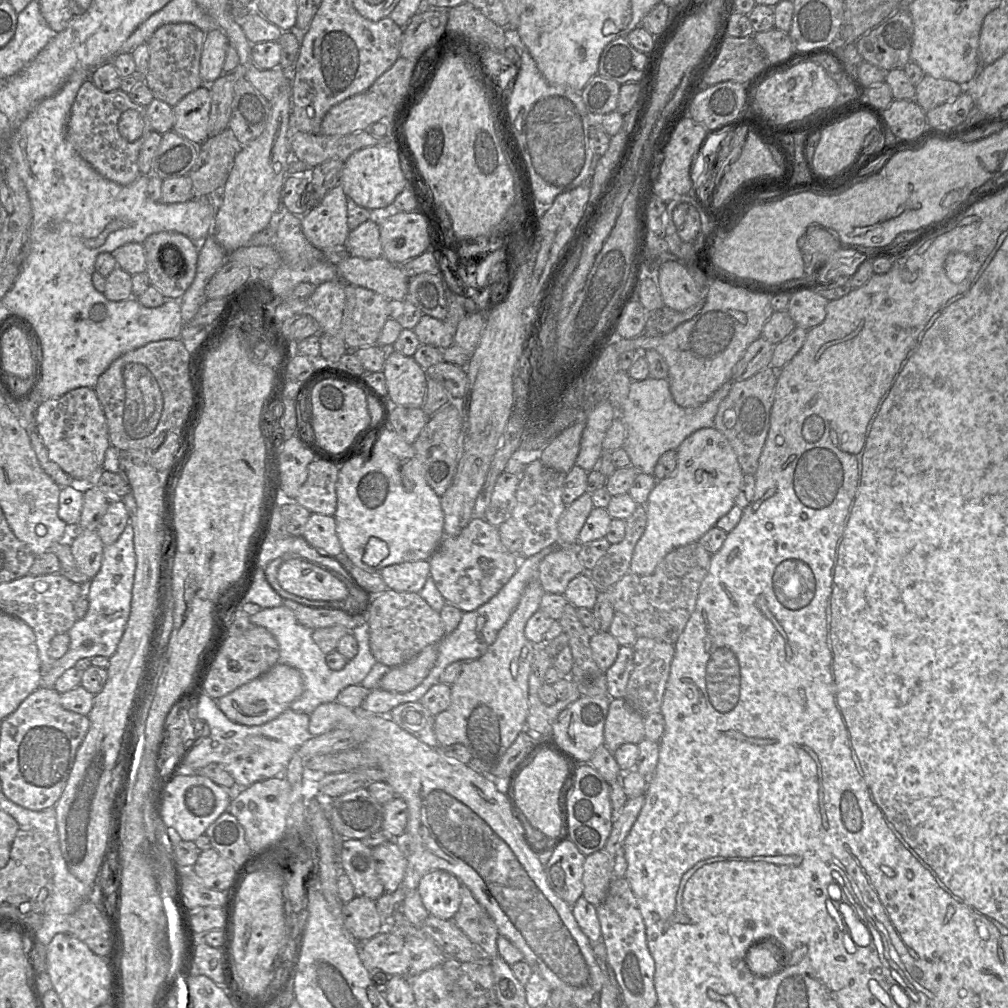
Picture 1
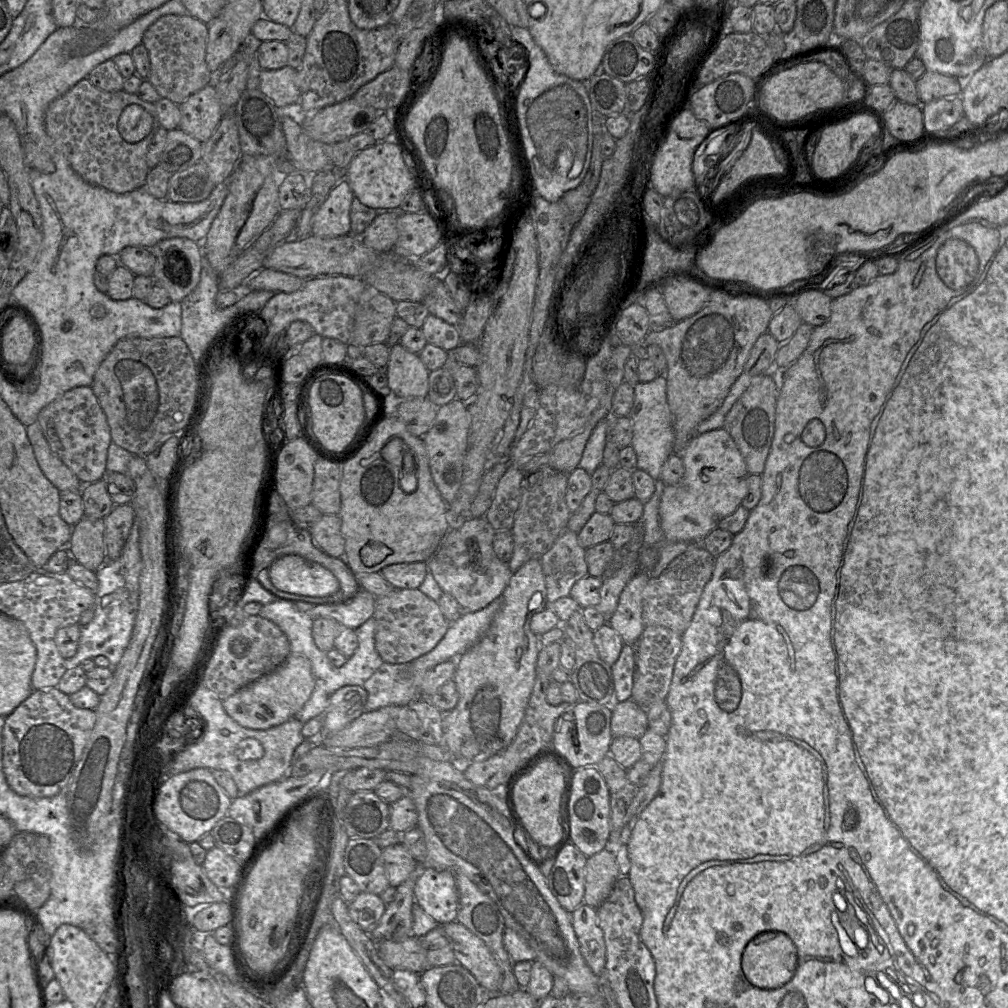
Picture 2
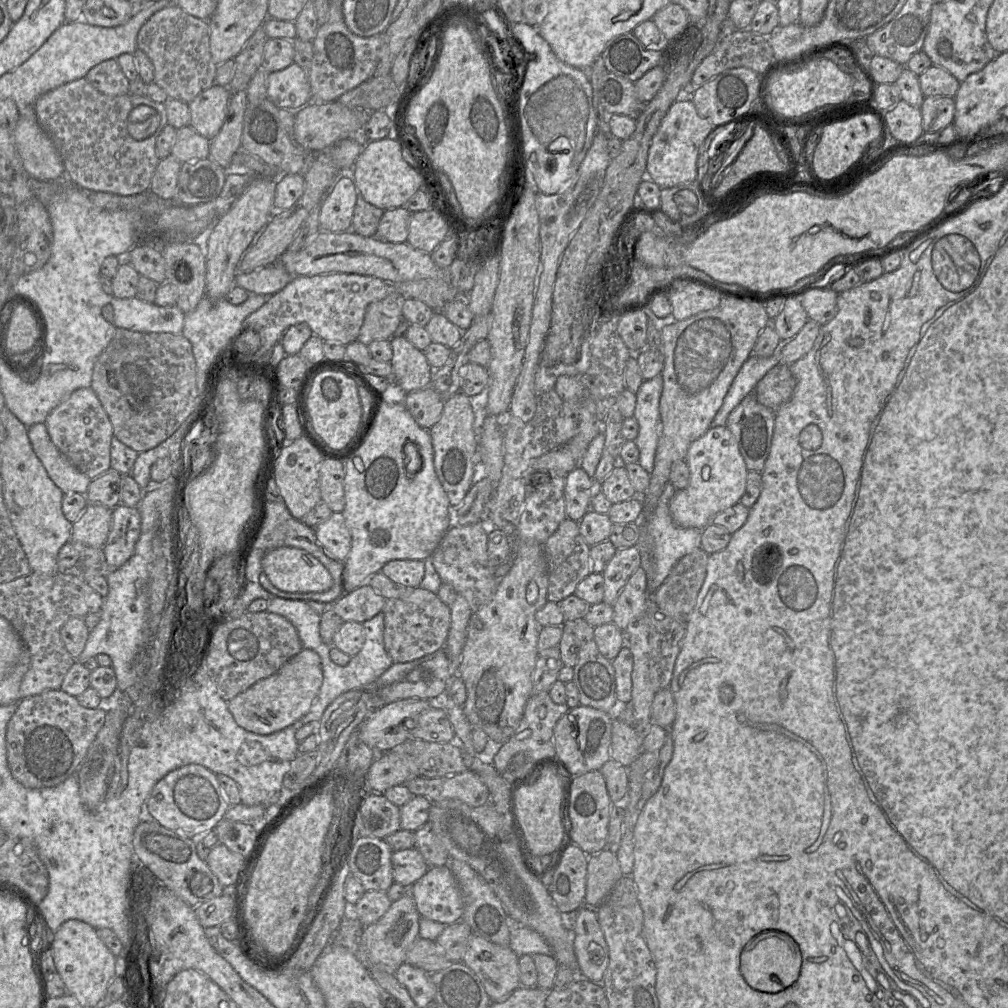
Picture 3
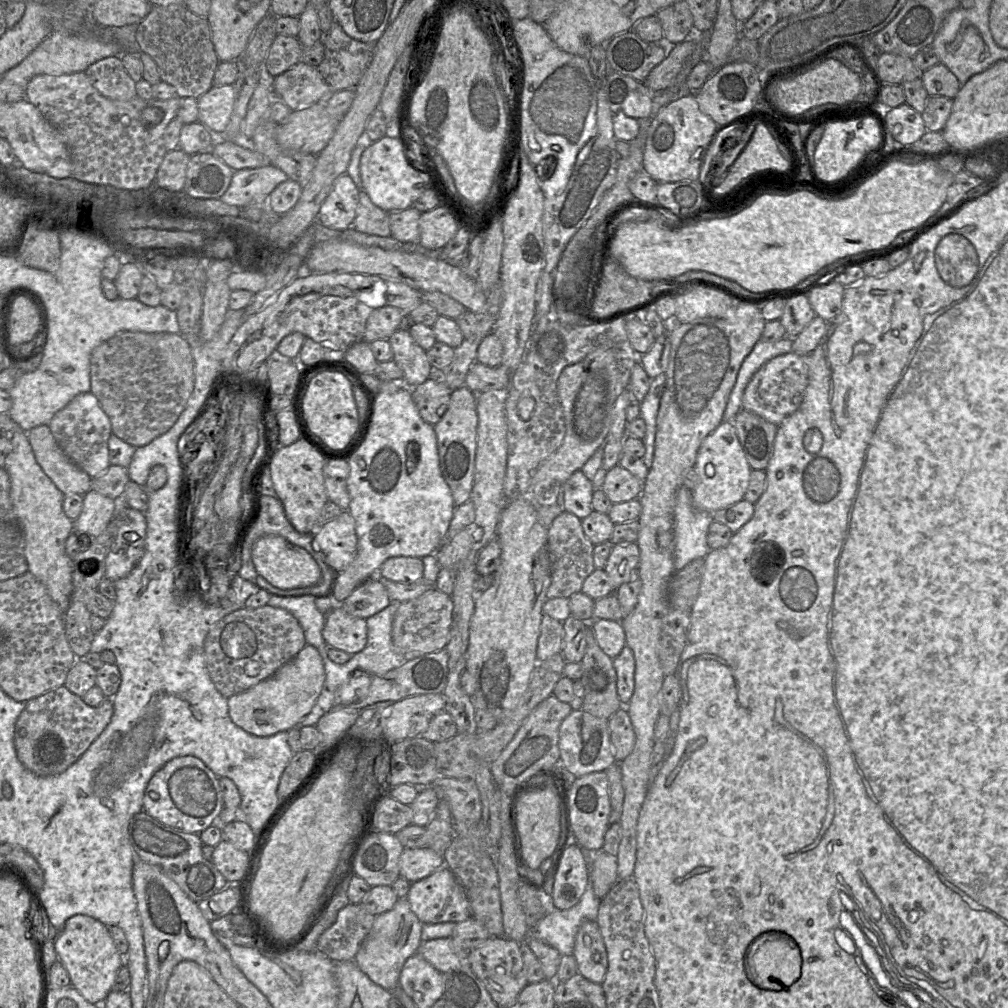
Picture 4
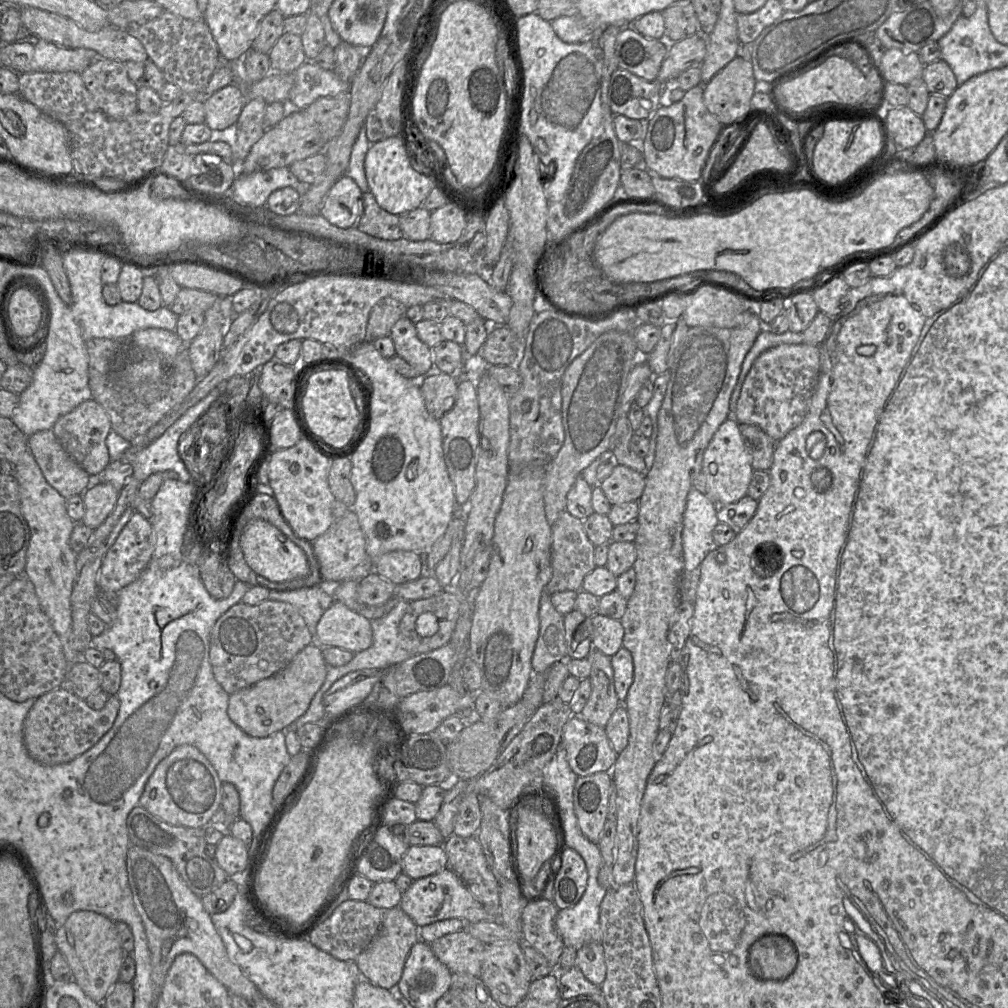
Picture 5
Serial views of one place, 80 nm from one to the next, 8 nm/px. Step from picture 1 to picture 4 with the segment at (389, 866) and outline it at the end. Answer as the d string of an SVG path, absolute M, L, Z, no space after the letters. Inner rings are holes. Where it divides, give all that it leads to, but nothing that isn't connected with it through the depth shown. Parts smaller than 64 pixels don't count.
M430 847L405 848L400 856L400 876L414 883L444 866L443 855Z

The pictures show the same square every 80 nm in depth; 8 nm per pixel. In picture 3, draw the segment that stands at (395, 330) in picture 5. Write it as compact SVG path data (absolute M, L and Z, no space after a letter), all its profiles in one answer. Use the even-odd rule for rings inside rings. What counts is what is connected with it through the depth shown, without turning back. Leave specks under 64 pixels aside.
M405 336L390 339L393 357L392 379L407 393L430 386L433 368L424 352L410 343Z

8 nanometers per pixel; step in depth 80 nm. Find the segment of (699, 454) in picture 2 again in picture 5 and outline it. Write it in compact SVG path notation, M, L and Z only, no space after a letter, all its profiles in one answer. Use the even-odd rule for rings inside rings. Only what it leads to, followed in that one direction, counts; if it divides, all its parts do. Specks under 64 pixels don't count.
M730 416L719 426L703 455L702 472L707 478L705 495L714 503L737 502L747 495L753 471L751 456L743 442L739 423Z

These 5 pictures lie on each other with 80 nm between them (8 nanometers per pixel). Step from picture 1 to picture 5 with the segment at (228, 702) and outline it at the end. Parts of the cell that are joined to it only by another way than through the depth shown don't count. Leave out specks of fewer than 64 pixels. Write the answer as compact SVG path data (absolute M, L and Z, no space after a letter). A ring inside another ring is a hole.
M317 641L307 645L277 674L230 695L228 716L246 734L264 738L290 729L309 708L312 699L327 676L327 664Z

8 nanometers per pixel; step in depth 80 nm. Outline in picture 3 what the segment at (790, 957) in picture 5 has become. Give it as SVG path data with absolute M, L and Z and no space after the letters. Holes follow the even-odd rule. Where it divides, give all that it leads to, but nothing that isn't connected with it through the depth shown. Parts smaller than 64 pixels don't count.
M771 930L753 938L740 955L740 971L745 981L755 990L777 993L791 987L798 979L803 958L794 938L781 930Z

